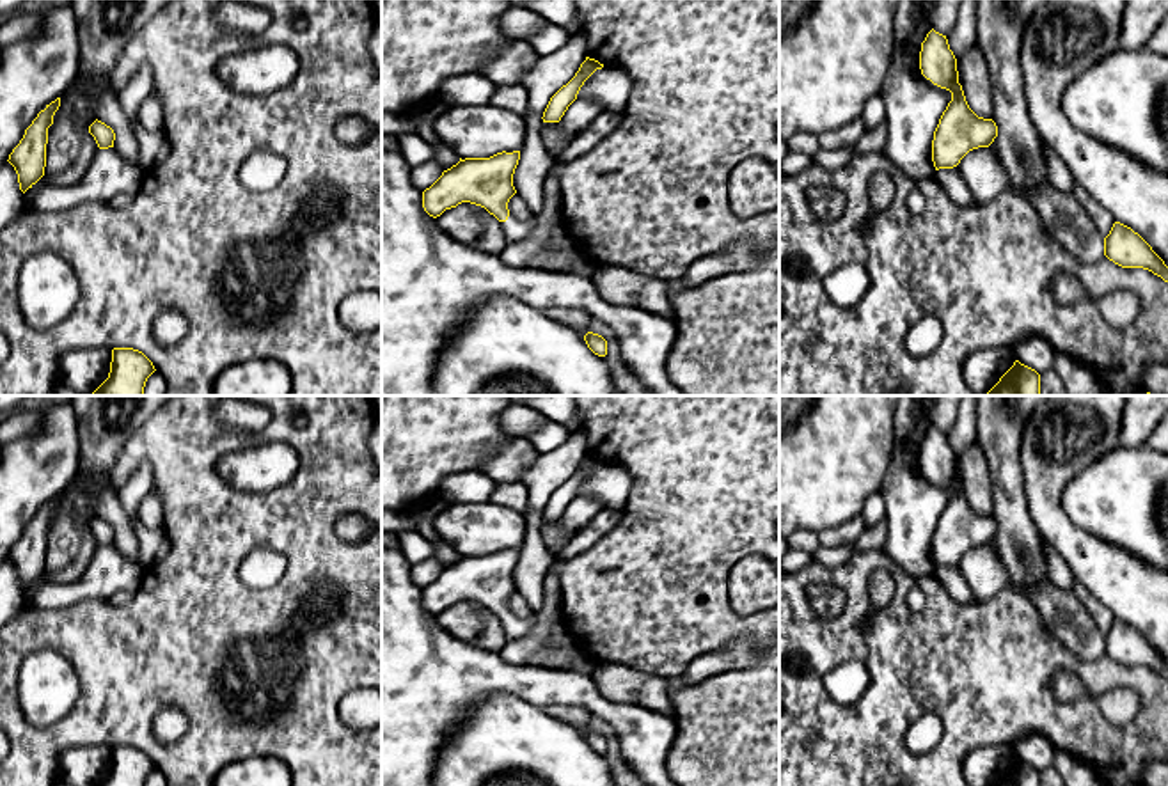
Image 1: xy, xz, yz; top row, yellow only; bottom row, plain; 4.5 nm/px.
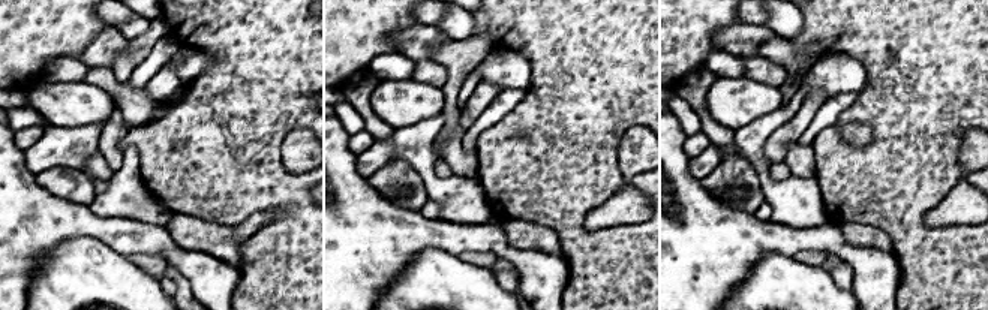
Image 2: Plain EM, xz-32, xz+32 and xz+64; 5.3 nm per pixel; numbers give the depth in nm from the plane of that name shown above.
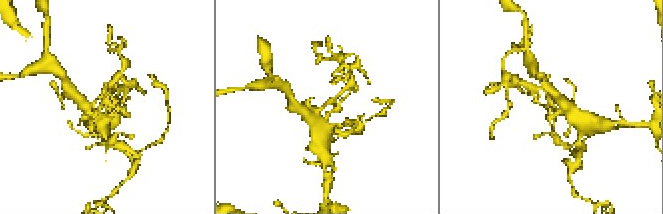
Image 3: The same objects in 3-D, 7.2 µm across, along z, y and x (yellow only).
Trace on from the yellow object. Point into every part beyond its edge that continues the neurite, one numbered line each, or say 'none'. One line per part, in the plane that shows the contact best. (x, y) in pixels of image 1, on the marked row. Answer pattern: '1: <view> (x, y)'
1: xz (515, 229)

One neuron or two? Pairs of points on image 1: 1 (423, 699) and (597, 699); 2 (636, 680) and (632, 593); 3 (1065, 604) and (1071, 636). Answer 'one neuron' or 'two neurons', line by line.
1: one neuron
2: two neurons
3: one neuron

